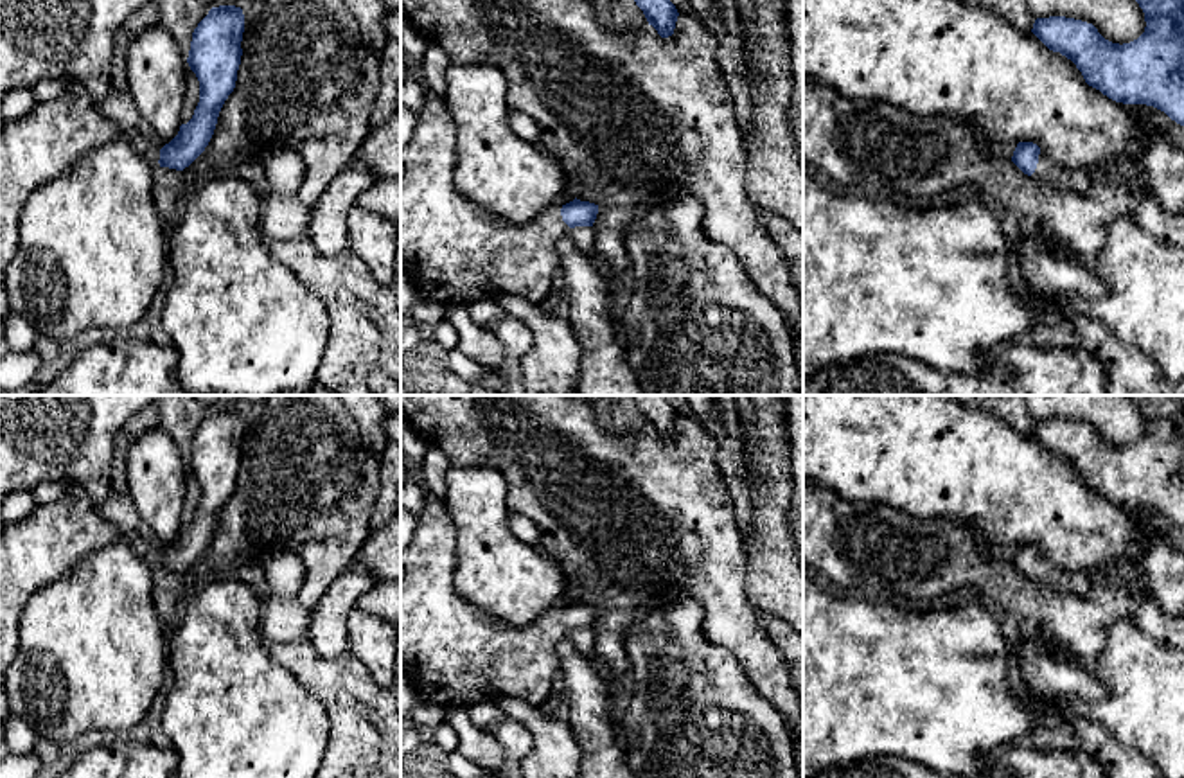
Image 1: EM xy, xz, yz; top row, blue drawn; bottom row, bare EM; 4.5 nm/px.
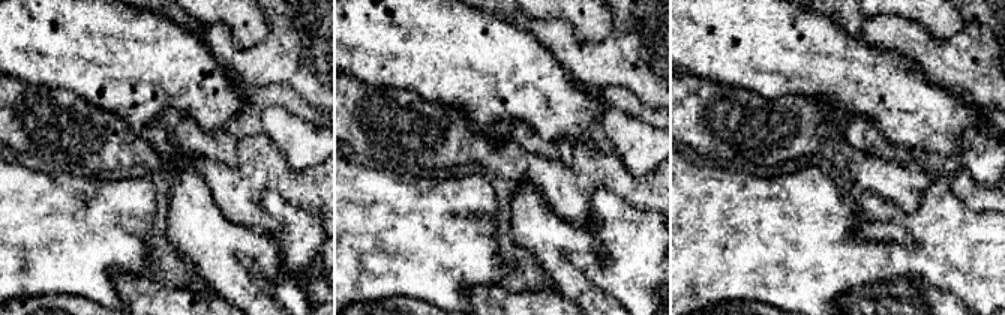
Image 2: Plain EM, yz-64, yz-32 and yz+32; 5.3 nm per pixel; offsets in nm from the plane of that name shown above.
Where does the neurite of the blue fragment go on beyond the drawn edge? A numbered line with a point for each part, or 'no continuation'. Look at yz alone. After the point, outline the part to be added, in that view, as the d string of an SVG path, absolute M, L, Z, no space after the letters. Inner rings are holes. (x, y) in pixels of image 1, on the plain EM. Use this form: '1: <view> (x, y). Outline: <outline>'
1: yz (1078, 583). Outline: M1049 561L1038 562L1037 571L1031 579L1046 586L1053 586L1056 589L1074 593L1080 598L1089 598L1091 593L1089 573L1055 568Z

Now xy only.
1: xy (42, 548). Outline: M68 487L59 501L38 505L29 517L4 525L0 532L0 686L18 652L20 614L31 597L40 588L63 579L84 557L115 541L126 541L147 566L160 570L160 552L140 534L126 532L102 519L79 487Z

